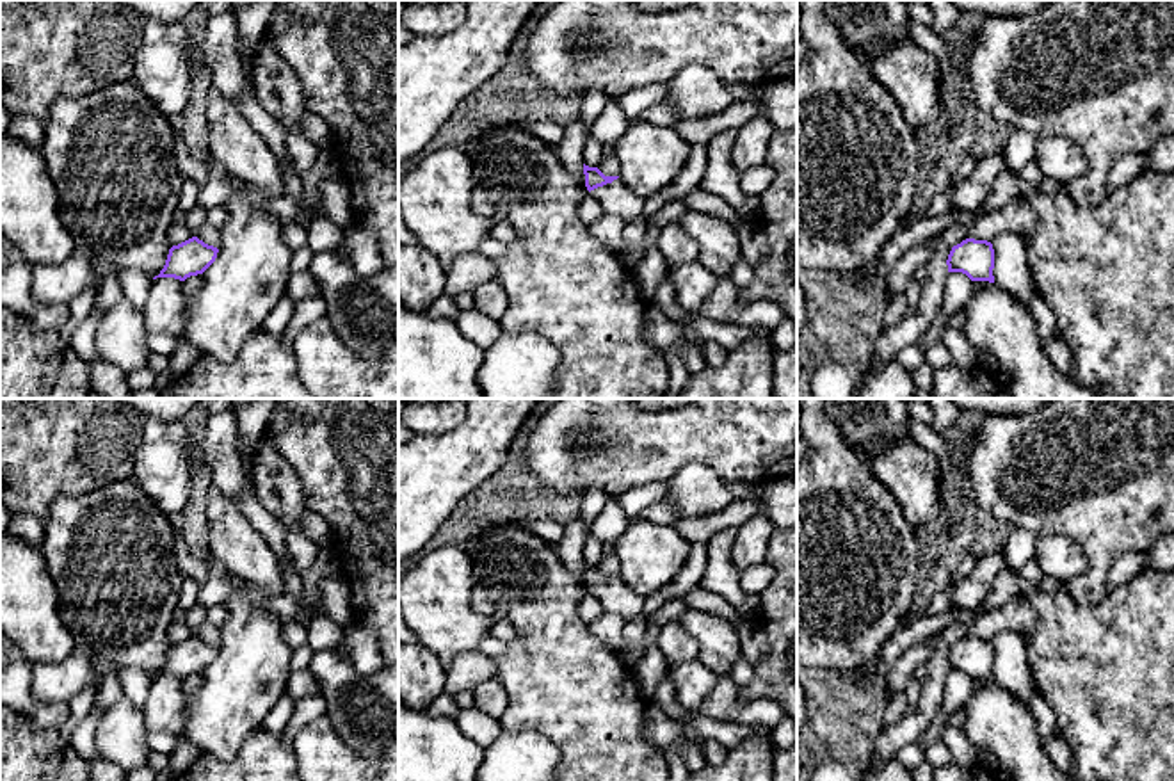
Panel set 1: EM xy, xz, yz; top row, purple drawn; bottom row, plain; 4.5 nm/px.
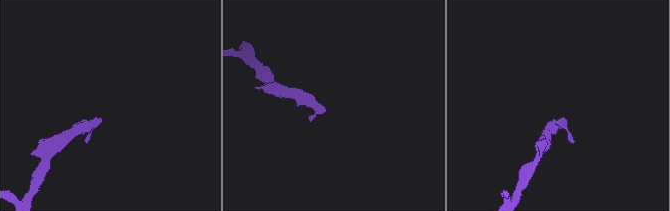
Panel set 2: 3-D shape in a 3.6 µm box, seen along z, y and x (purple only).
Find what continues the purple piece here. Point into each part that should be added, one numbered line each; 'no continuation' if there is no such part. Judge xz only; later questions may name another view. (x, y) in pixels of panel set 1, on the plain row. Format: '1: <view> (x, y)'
1: xz (616, 596)

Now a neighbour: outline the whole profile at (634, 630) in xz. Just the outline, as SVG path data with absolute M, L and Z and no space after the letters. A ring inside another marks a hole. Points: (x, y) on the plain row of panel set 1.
M640 616L637 619L626 621L623 626L623 649L626 649L631 658L631 669L642 660L642 640L646 635L647 617Z

